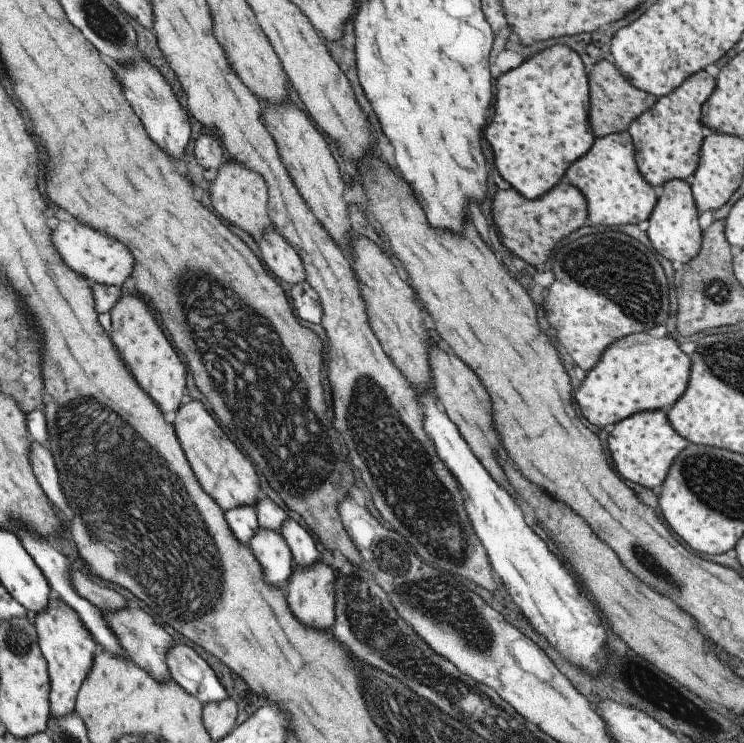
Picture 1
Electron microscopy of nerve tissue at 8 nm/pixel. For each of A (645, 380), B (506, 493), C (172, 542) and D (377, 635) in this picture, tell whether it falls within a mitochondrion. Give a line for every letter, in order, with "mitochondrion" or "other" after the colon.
A: other
B: other
C: mitochondrion
D: mitochondrion

